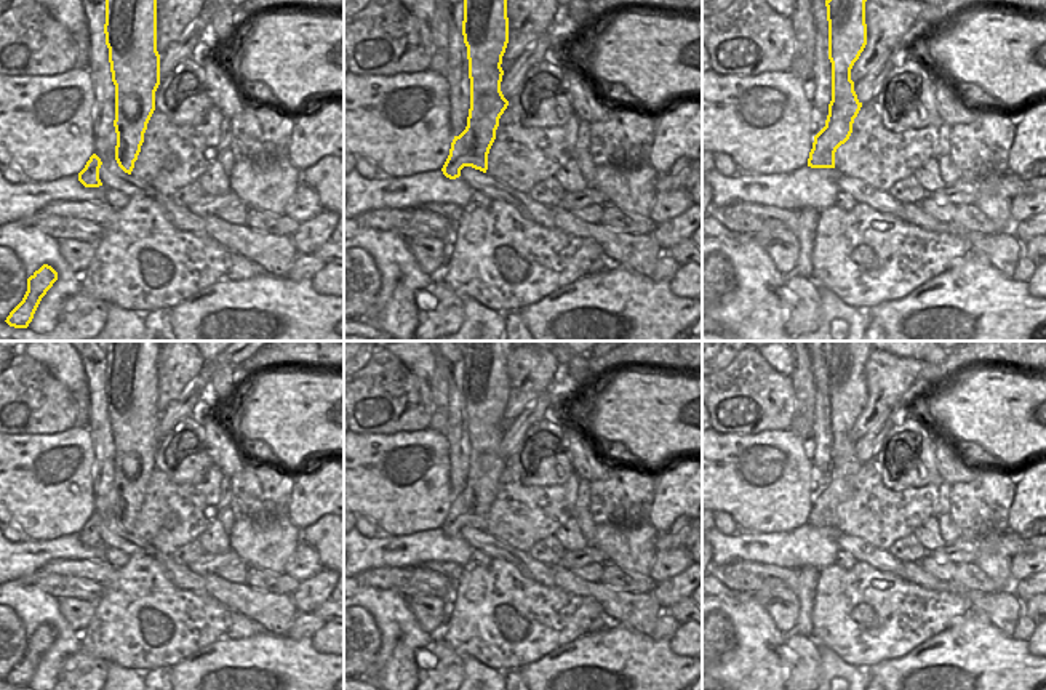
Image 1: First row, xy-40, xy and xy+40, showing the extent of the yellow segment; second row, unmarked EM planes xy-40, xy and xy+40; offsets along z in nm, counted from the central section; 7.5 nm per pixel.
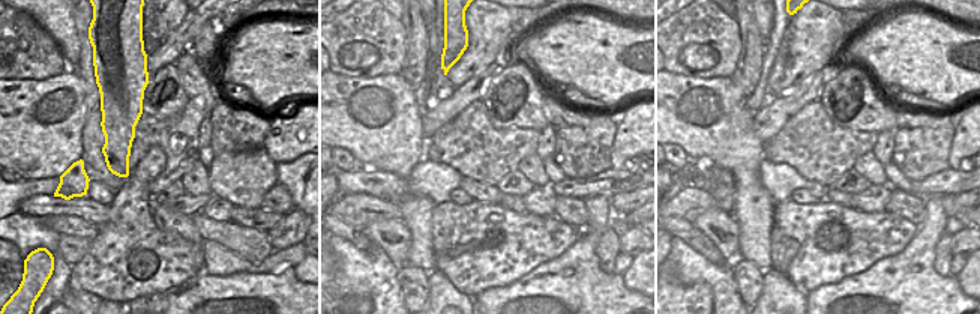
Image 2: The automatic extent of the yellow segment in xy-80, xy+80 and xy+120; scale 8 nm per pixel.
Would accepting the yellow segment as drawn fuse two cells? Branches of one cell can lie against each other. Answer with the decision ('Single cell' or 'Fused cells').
Single cell.

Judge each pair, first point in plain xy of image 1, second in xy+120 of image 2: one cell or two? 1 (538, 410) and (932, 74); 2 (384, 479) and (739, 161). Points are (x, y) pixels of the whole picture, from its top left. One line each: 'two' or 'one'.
1: two
2: one

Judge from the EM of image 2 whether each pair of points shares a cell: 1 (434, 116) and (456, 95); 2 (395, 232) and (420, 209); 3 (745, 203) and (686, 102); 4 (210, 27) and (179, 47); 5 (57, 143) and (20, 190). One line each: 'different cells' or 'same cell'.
1: same cell
2: different cells
3: same cell
4: different cells
5: different cells

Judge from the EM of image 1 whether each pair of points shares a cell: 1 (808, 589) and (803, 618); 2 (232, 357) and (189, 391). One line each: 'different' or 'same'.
1: same
2: same

